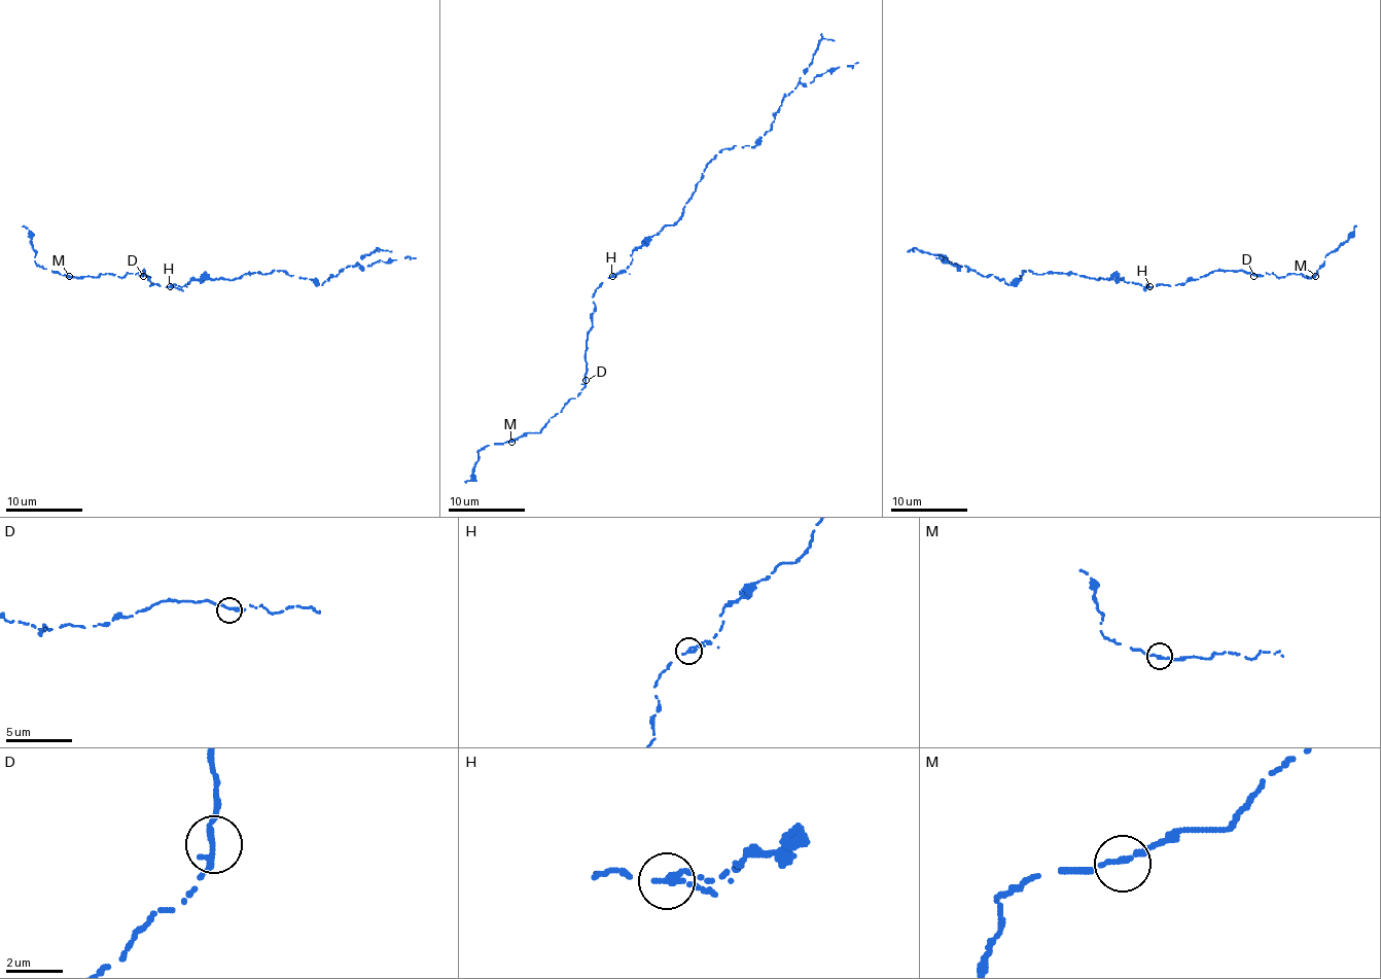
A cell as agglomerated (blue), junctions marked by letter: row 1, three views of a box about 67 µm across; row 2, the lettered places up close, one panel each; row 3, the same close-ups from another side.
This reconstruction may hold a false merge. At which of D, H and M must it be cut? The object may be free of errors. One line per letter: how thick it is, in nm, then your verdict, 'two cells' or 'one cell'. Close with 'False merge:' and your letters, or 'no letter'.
D: 240 nm | one cell
H: 200 nm | two cells
M: 200 nm | one cell
False merge: H

